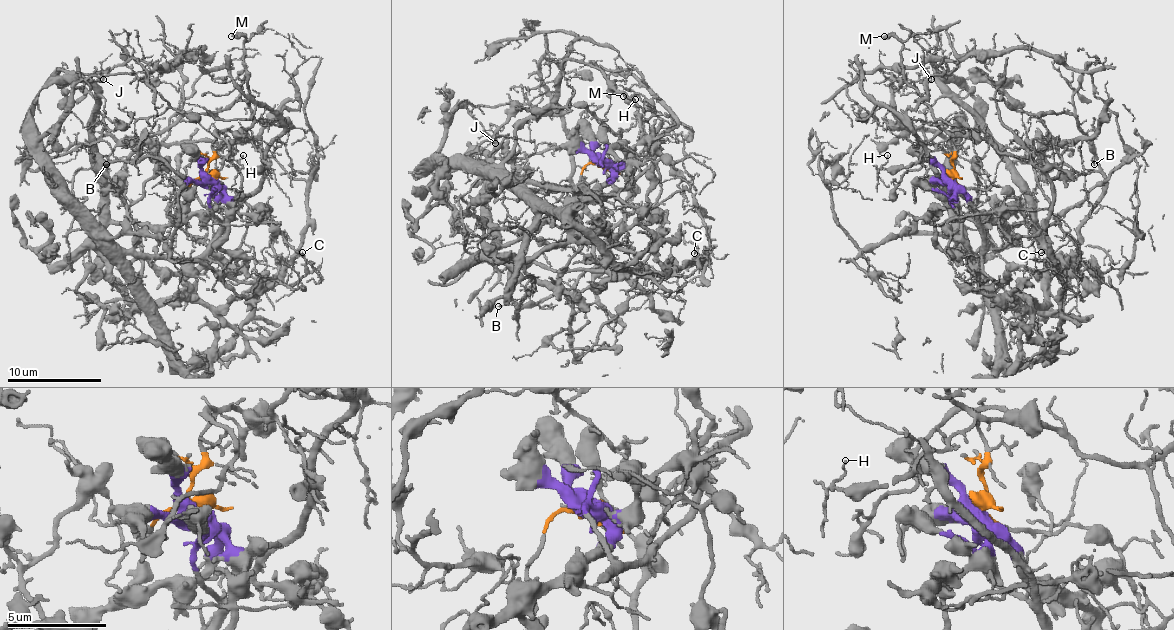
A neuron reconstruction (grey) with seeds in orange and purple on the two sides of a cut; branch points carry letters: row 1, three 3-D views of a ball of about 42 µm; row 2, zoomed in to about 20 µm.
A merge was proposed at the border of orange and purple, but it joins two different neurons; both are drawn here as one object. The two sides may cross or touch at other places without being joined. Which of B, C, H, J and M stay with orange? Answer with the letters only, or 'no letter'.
H, M

